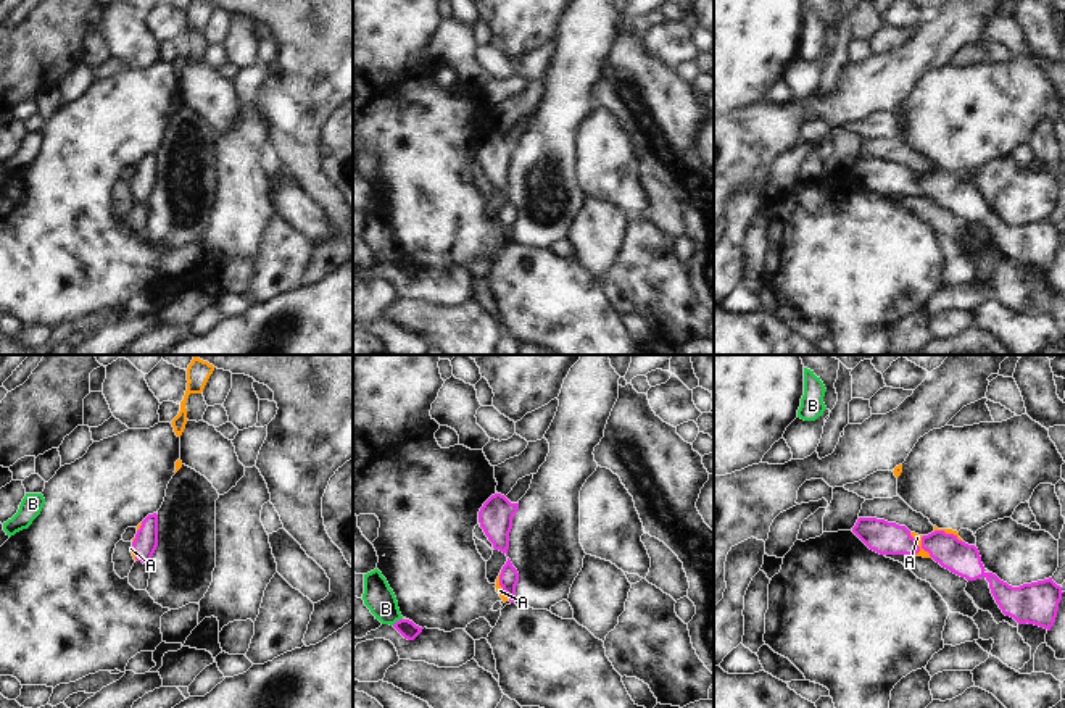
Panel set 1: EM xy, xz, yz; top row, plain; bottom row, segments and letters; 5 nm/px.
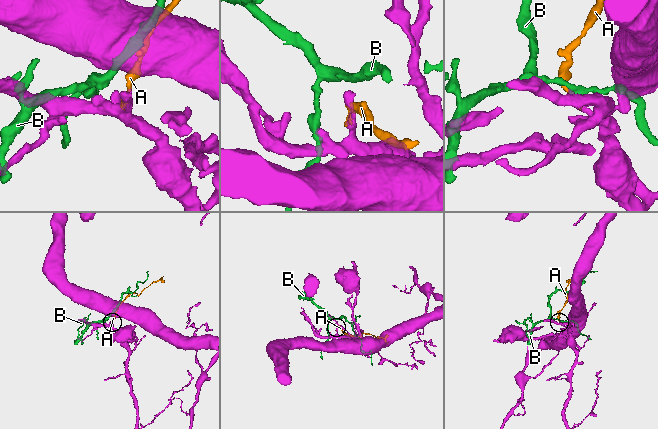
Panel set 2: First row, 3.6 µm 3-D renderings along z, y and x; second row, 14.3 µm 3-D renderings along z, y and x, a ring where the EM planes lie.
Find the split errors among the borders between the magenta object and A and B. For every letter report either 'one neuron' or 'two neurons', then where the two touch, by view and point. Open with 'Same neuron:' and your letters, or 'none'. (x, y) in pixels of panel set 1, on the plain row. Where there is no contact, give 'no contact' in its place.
Same neuron: A
A: one neuron; contact yz (922, 184)
B: two neurons; contact xz (397, 260)

